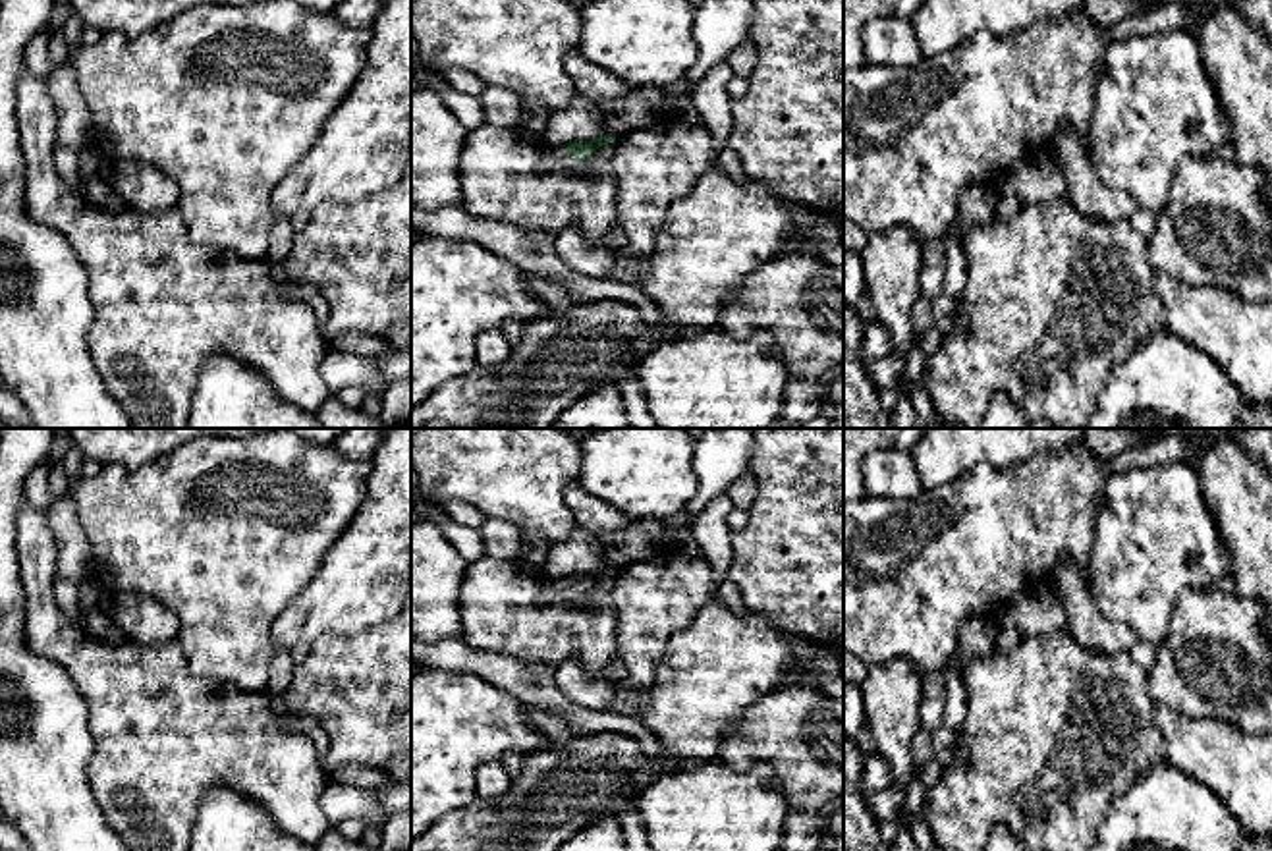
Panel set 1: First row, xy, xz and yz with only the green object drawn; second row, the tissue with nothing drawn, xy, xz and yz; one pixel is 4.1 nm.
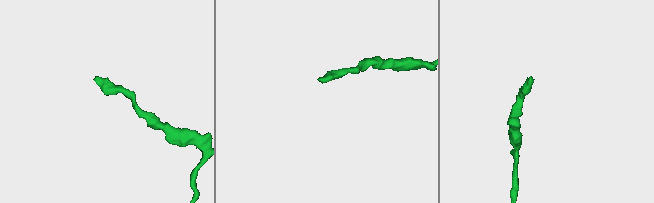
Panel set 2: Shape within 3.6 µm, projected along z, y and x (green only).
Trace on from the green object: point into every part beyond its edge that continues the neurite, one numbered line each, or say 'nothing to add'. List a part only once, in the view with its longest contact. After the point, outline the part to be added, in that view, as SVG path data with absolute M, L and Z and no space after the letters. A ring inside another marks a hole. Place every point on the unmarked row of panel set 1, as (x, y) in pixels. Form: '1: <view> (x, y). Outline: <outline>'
1: xz (553, 591). Outline: M560 581L548 583L540 592L542 600L573 600L573 596L575 592Z

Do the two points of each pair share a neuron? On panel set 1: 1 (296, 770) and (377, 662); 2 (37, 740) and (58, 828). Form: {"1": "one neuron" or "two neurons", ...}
{"1": "two neurons", "2": "one neuron"}

